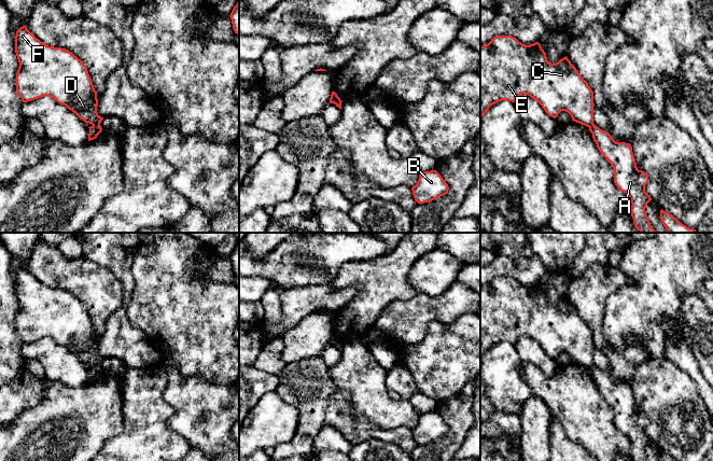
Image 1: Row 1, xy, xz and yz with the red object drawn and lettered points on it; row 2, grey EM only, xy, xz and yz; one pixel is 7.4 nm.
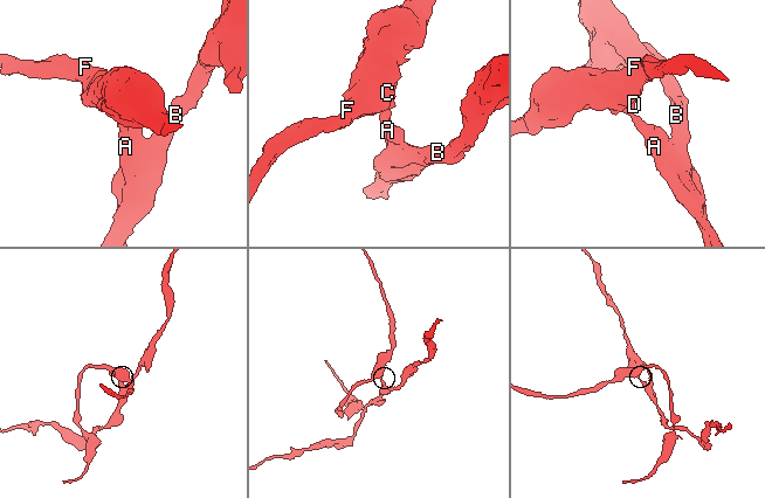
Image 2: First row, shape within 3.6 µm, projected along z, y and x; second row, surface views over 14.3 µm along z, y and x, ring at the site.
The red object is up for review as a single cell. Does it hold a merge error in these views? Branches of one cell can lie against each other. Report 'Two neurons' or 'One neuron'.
Two neurons

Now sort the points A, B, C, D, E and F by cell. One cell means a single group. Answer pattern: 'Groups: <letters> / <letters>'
Groups: A B / C D E F

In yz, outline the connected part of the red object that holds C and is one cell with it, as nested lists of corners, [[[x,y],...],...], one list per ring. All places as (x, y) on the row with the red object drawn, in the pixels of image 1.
[[[512,36],[494,37],[488,44],[480,46],[480,123],[481,116],[492,104],[502,100],[515,102],[522,94],[536,100],[554,118],[561,111],[565,111],[571,115],[572,121],[587,127],[593,125],[593,92],[567,56],[551,64],[547,60],[546,53],[539,42],[526,45]]]

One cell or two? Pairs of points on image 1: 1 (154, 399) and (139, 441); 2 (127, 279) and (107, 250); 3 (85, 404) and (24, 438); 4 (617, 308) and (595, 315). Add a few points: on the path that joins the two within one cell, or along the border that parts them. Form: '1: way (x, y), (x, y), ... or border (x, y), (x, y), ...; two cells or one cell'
1: way (145, 409), (145, 430); one cell
2: way (123, 271), (120, 263), (114, 257); one cell
3: way (70, 419), (51, 438), (39, 438); one cell
4: border (617, 289), (605, 304), (605, 337); two cells

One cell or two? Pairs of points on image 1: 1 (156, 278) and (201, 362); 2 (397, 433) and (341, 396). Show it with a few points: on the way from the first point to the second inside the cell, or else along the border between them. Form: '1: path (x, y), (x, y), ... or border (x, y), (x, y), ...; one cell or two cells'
1: path (169, 298), (169, 302), (192, 324), (199, 341); one cell
2: path (380, 434), (361, 430), (345, 414); one cell

